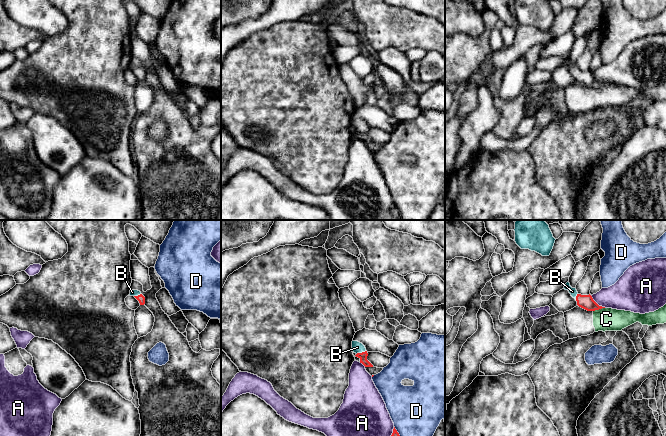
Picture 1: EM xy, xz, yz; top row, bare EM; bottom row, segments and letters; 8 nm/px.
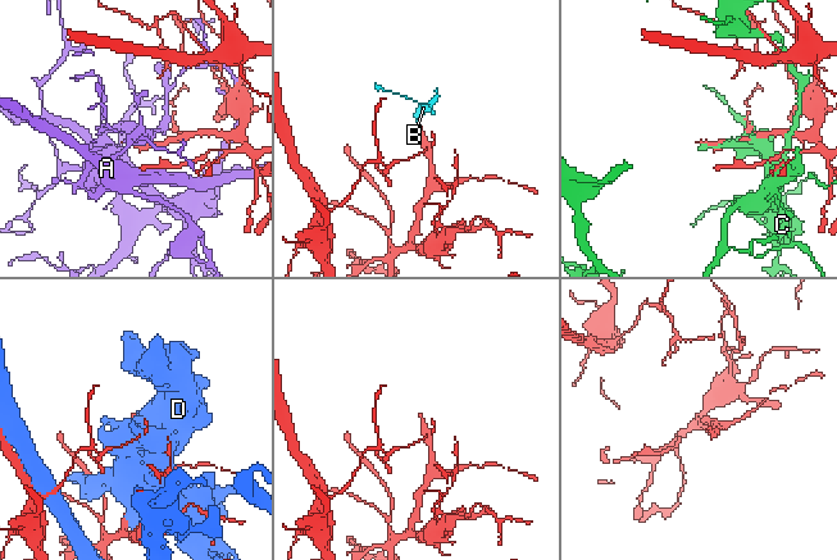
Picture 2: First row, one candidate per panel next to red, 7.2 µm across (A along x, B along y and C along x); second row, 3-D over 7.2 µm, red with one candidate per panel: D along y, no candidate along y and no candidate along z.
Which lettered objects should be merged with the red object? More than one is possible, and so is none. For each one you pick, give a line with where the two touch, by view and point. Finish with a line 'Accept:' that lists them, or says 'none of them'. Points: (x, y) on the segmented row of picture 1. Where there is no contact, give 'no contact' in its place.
B: contact xz (360, 353)
Accept: B

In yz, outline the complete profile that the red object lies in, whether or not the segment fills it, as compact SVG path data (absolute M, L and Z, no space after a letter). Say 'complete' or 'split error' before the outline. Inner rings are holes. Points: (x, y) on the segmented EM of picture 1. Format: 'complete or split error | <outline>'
split error | M567 282L565 285L564 285L564 288L565 290L568 290L569 293L571 294L571 296L573 298L576 299L577 301L577 305L587 311L595 311L595 310L599 310L599 309L602 309L602 308L605 308L605 307L602 307L602 306L599 306L592 298L592 296L589 294L589 295L581 295L577 292L576 288L572 288L570 286L570 283Z

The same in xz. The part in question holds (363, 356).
split error | M352 341L352 351L356 354L355 356L360 359L360 363L365 367L373 367L373 365L367 360L368 353L362 343Z

